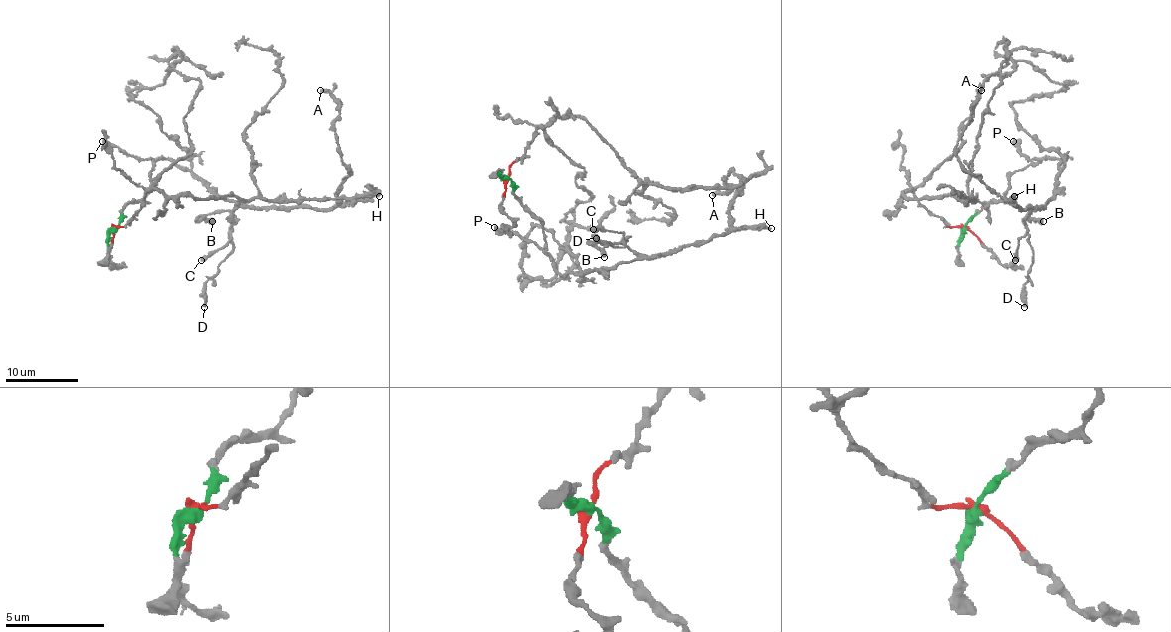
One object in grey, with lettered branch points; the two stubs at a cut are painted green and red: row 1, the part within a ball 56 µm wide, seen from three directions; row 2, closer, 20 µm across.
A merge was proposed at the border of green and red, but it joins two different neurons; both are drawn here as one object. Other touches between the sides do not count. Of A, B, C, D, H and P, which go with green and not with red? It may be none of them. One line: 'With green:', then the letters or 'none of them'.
With green: A, B, C, D, H, P

